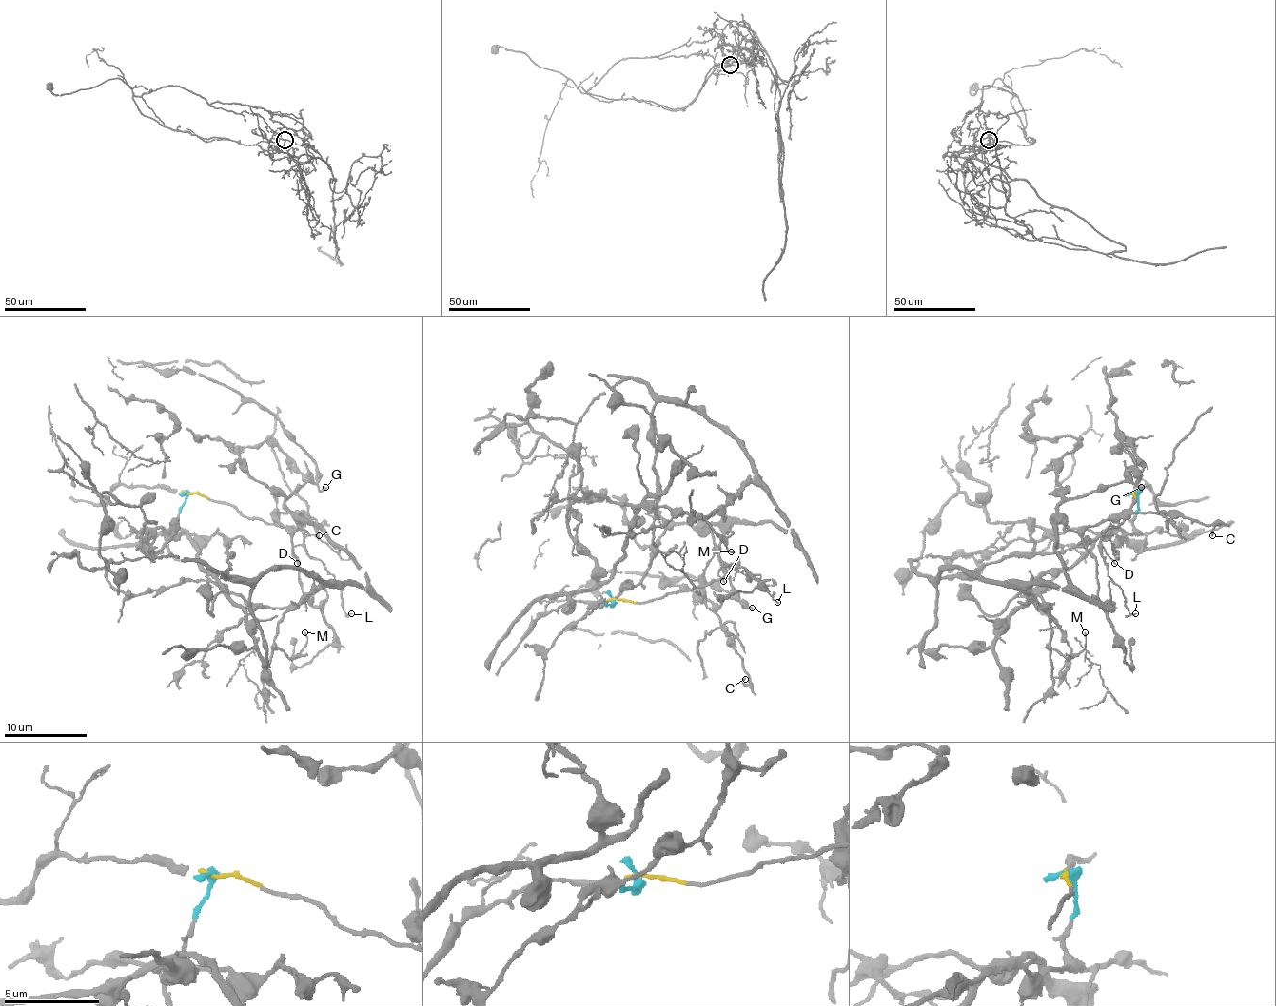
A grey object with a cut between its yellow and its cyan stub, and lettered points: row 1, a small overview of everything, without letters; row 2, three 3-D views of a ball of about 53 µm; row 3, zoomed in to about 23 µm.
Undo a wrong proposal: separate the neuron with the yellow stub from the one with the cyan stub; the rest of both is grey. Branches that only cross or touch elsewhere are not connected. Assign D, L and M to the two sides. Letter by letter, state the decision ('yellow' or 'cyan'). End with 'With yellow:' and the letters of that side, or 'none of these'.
D: yellow
L: yellow
M: cyan
With yellow: D, L

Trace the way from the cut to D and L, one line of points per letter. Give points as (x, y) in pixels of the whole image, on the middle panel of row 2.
D: (612, 598), (649, 603), (721, 577), (730, 570), (728, 568), (721, 568), (717, 573), (724, 582)
L: (612, 598), (649, 603), (719, 580), (730, 568), (756, 573), (767, 592), (777, 603)

